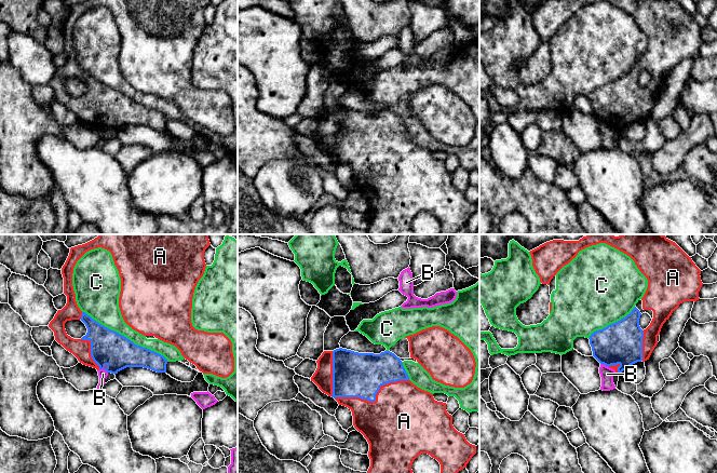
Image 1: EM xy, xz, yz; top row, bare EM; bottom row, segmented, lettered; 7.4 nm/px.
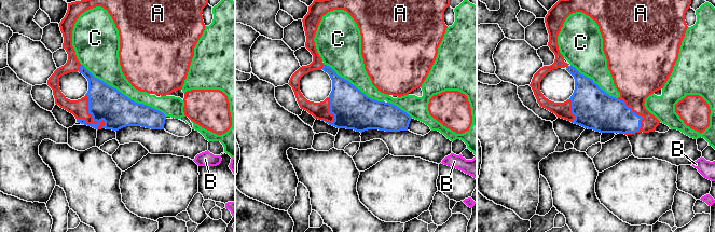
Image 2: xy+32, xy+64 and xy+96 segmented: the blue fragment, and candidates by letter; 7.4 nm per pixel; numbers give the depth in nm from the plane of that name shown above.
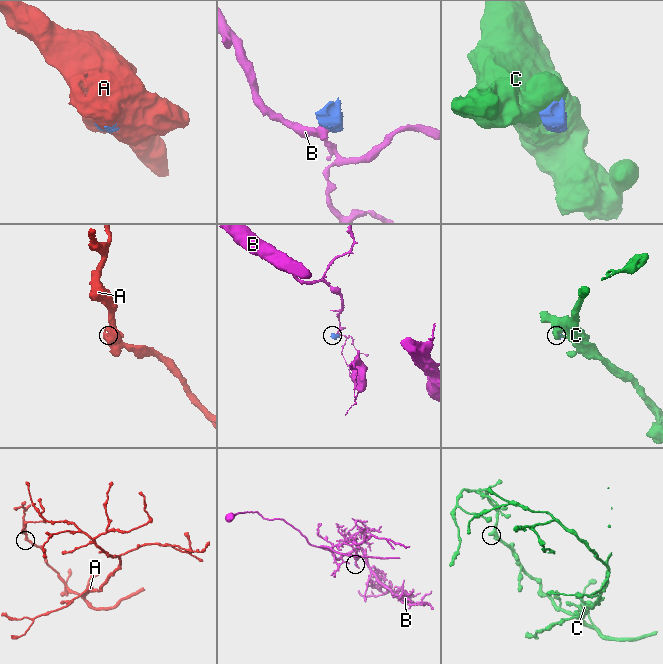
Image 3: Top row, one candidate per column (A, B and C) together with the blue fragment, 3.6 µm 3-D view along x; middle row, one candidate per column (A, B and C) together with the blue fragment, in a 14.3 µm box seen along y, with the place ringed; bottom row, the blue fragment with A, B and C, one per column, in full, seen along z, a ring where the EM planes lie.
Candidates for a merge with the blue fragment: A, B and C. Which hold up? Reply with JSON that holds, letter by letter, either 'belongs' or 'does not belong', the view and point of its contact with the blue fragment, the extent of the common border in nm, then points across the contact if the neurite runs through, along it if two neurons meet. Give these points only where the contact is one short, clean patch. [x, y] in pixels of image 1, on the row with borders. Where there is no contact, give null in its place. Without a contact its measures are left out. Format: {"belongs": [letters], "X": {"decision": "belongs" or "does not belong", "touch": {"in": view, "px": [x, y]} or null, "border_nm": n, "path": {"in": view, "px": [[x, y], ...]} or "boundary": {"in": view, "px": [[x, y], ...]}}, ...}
{"belongs": ["A"], "A": {"decision": "belongs", "touch": {"in": "xz", "px": [375, 400]}, "border_nm": 600}, "B": {"decision": "does not belong", "touch": {"in": "xy", "px": [104, 369]}, "border_nm": 70, "boundary": {"in": "xy", "px": [[99, 368], [107, 373]]}}, "C": {"decision": "does not belong", "touch": {"in": "xy", "px": [125, 337]}, "border_nm": 750}}

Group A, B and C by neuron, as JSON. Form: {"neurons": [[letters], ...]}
{"neurons": [["A"], ["B"], ["C"]]}

